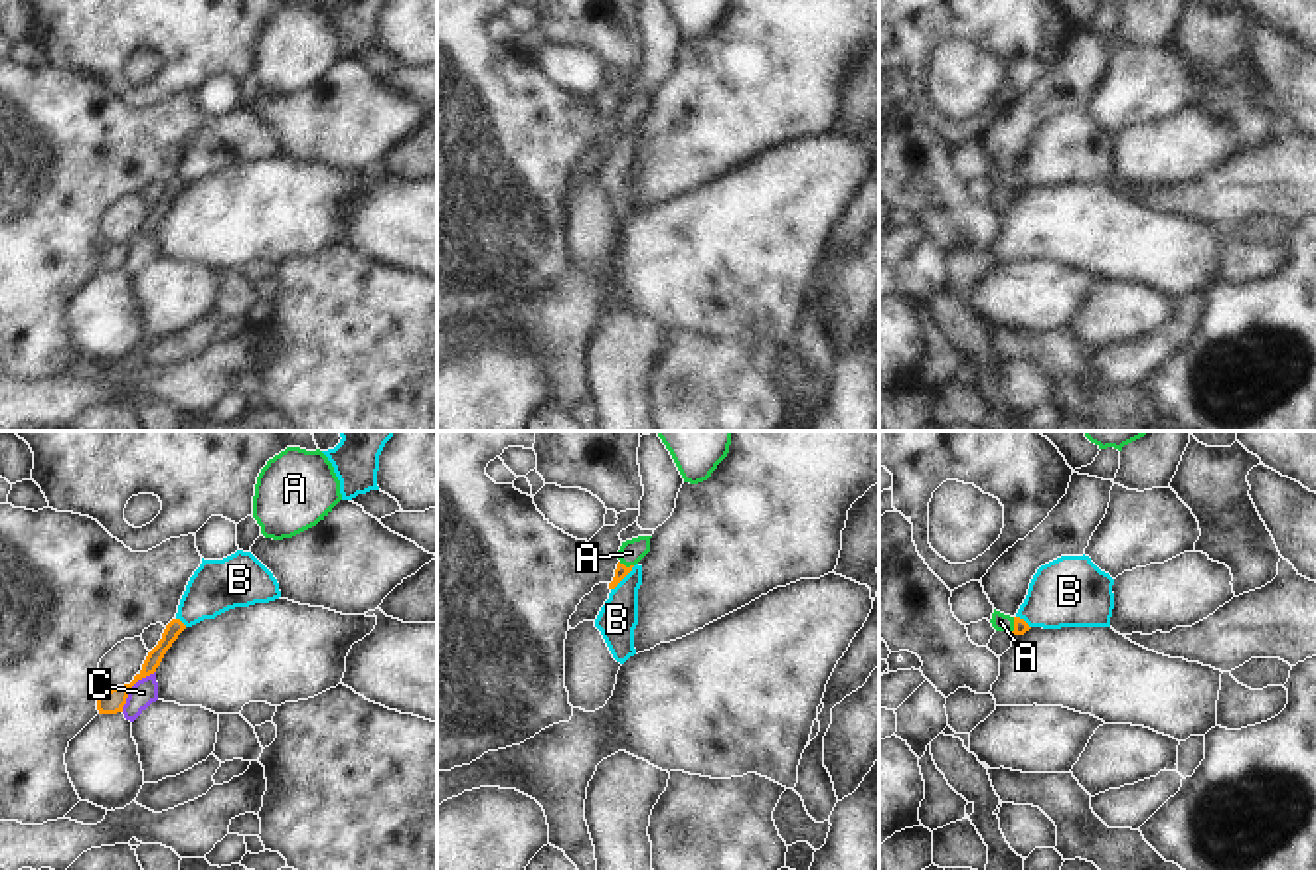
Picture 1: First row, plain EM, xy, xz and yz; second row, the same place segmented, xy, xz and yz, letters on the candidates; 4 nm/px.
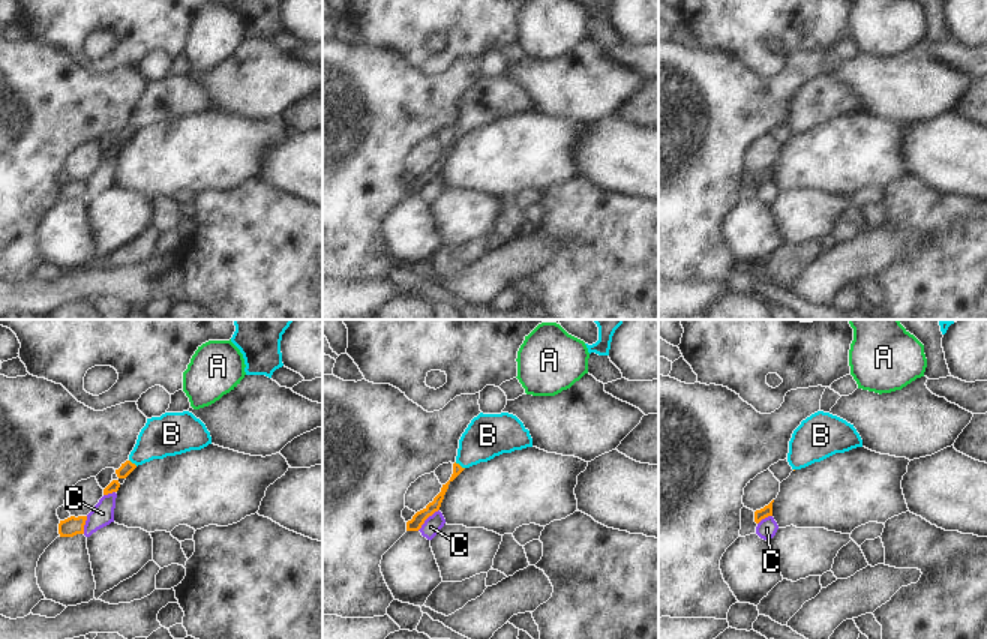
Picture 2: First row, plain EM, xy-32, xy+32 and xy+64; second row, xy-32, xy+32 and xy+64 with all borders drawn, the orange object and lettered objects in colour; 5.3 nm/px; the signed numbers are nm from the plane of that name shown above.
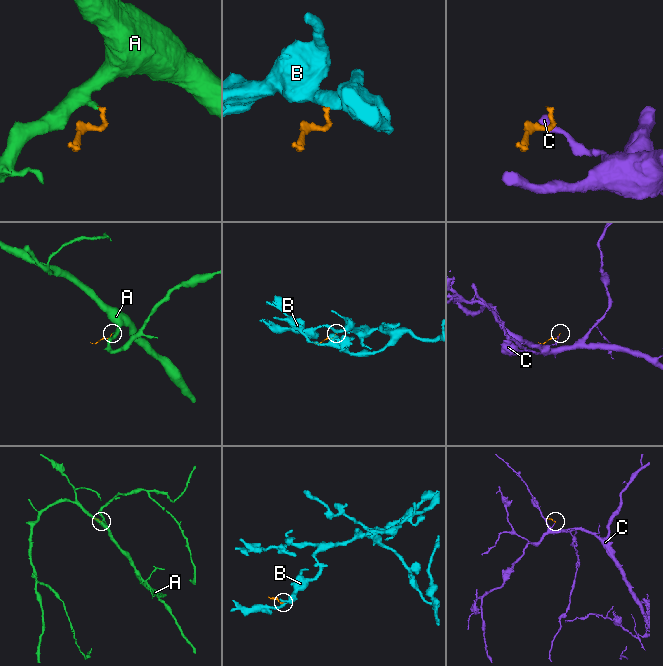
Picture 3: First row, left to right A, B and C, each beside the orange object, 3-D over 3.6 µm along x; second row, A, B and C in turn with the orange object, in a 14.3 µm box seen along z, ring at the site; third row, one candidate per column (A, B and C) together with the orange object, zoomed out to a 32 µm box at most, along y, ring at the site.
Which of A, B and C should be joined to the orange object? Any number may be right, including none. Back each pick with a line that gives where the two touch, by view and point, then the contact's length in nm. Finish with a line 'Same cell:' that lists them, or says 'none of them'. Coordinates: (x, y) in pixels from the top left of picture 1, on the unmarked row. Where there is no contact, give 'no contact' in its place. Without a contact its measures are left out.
A: contact xz (625, 123); length 70 nm
Same cell: A

